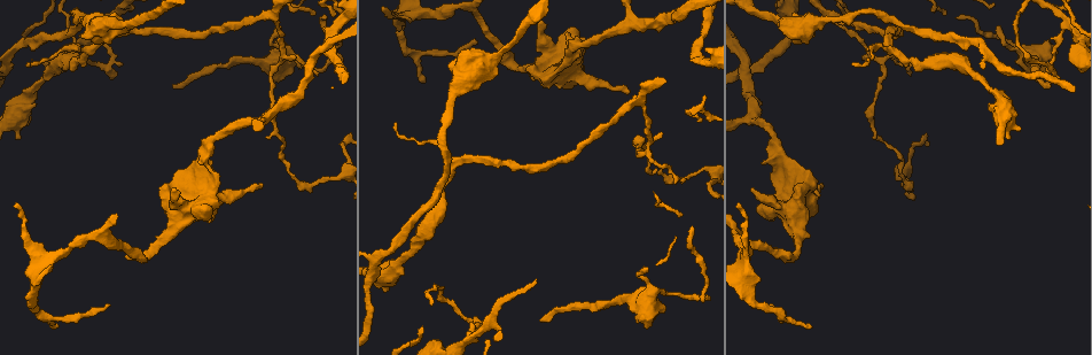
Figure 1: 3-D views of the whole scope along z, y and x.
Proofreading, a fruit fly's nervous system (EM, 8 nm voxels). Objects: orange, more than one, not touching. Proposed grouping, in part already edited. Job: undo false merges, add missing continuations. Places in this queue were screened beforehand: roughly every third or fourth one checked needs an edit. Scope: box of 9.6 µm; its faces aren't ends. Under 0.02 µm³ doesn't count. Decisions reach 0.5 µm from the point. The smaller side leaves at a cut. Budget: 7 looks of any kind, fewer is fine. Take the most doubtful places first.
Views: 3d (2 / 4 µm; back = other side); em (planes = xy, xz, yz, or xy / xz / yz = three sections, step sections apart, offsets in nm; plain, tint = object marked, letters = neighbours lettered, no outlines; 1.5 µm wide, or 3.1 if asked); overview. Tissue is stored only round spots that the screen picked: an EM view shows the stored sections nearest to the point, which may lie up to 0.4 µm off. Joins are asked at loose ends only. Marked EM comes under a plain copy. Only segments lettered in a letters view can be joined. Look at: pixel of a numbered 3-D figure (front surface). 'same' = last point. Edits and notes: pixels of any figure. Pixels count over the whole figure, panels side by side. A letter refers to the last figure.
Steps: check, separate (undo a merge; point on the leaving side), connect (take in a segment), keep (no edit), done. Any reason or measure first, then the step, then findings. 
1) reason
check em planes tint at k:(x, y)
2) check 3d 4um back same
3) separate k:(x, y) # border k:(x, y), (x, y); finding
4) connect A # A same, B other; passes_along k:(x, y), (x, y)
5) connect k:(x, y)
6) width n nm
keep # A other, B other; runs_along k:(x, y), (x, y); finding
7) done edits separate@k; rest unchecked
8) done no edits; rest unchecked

abrupt turn
check 3d 4um back at 1:(1051, 65)

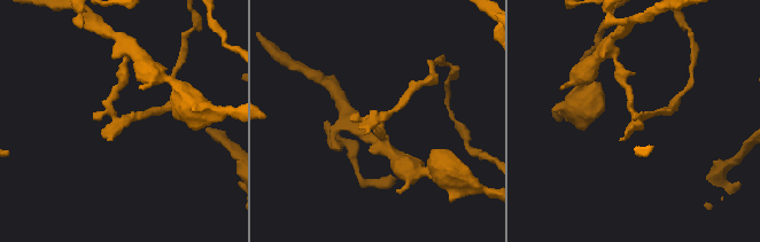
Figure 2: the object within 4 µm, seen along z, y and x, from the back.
check em planes tint at 2:(634, 116)

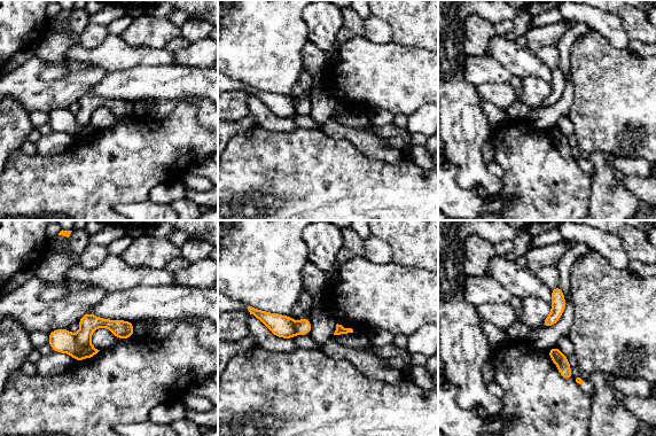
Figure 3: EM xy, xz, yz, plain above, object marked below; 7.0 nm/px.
what lies round it
check em planes letters same

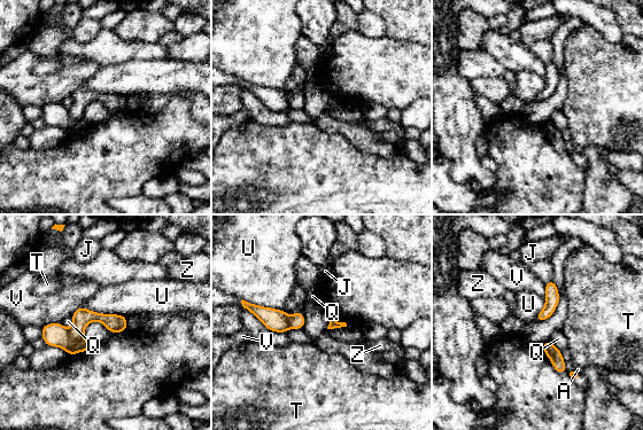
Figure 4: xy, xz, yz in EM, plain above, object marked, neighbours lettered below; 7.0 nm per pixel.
width 60 nm
separate 4:(82, 317) # A other, J other, Q other, T other, U other, V other, Z other; border 4:(68, 330), (74, 341), (83, 338); two cells meet here

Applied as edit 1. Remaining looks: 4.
thin end
check em planes letters at 1:(26, 63)

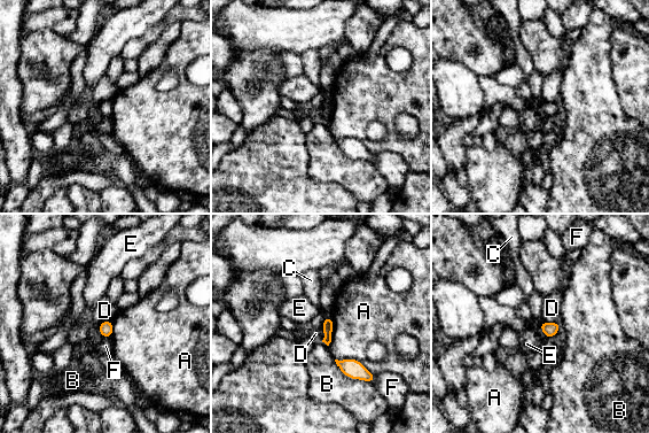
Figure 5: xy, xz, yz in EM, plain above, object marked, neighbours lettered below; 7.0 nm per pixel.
longest_contact B 320 nm
keep # A other, B other, C other, D other, E other, F other; no lettered segment goes on from it

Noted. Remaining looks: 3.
free end
check em xy step 4 letters at 1:(56, 324)

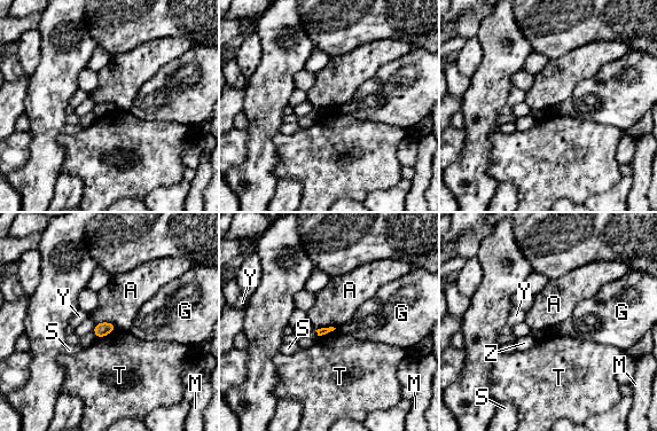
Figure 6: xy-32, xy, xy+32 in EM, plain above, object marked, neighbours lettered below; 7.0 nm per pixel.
keep # A other, G other, M other, S other, T other, Y other, Z other; border 6:(109, 321), (116, 328); none of them fits

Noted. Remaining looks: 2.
done edits separate@4; rest unchecked

